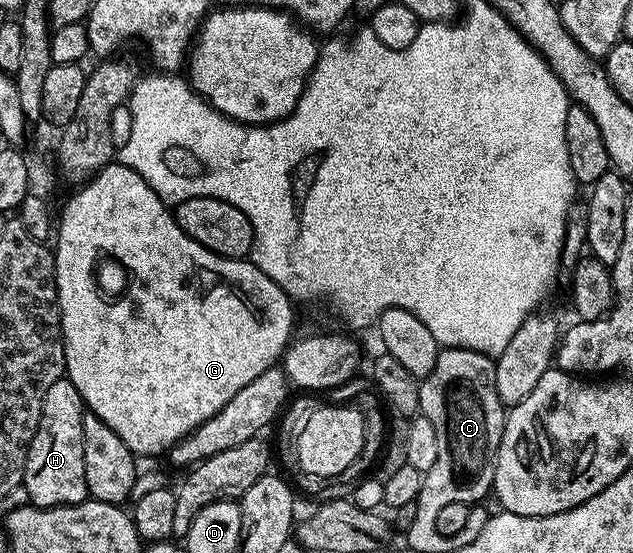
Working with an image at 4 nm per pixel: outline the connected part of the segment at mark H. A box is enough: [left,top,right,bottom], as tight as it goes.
[25,379,86,509]

